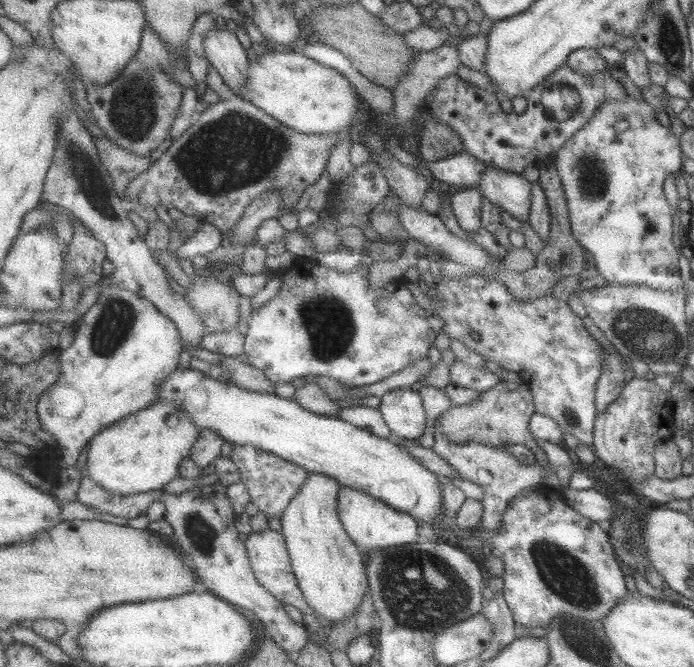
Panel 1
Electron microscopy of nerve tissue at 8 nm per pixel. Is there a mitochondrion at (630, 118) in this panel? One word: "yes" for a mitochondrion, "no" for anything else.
no

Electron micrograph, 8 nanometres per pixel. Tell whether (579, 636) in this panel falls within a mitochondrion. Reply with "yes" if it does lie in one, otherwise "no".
yes

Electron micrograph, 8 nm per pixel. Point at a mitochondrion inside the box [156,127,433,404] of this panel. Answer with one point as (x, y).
(329, 324)

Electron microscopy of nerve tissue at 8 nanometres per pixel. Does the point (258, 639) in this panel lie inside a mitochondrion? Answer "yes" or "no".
no

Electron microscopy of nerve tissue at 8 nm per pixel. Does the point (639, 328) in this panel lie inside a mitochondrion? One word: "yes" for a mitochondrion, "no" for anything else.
yes

